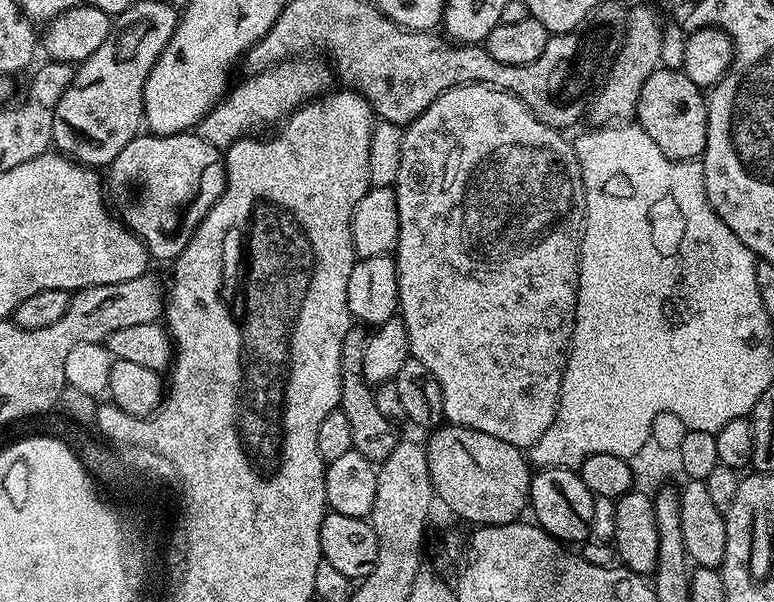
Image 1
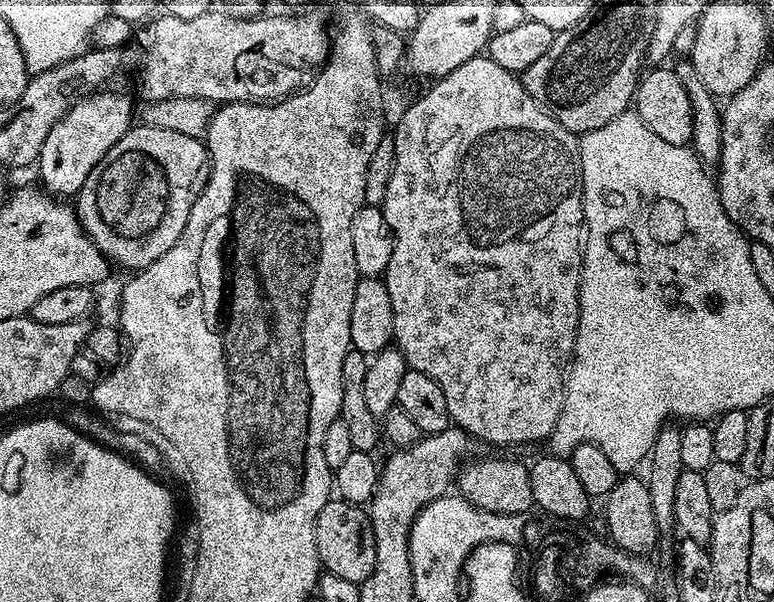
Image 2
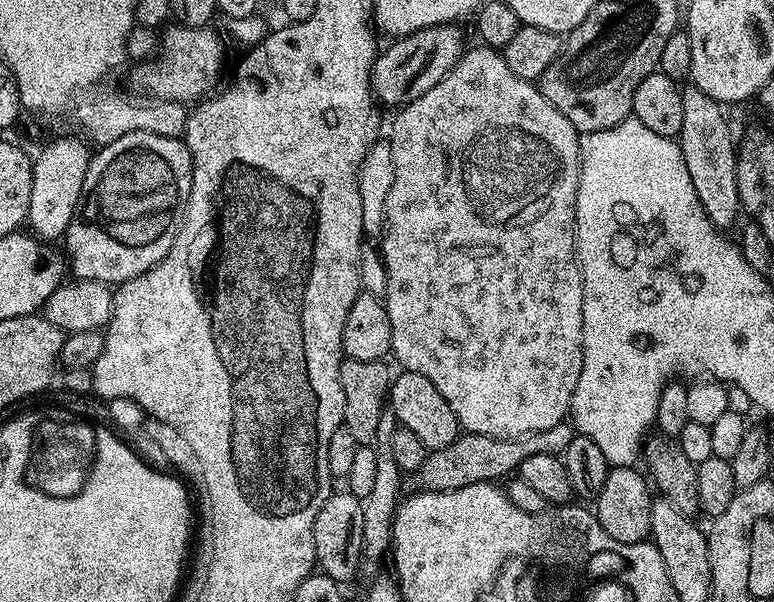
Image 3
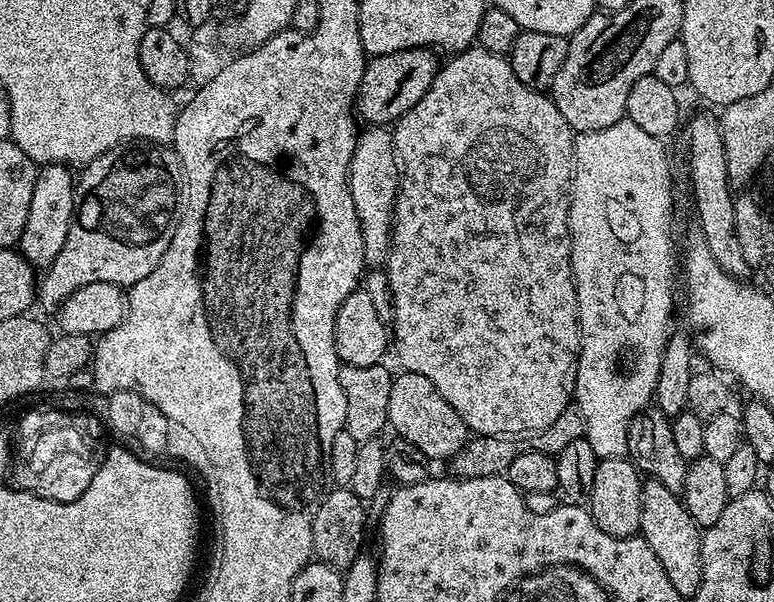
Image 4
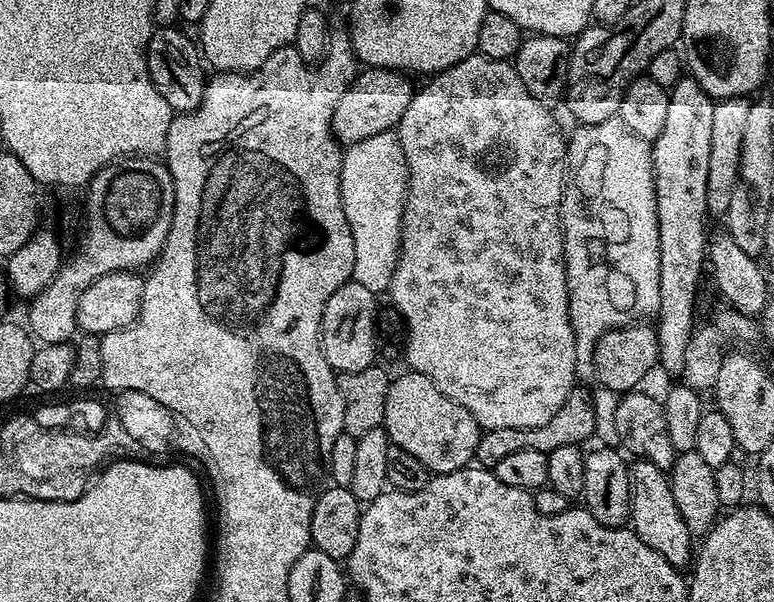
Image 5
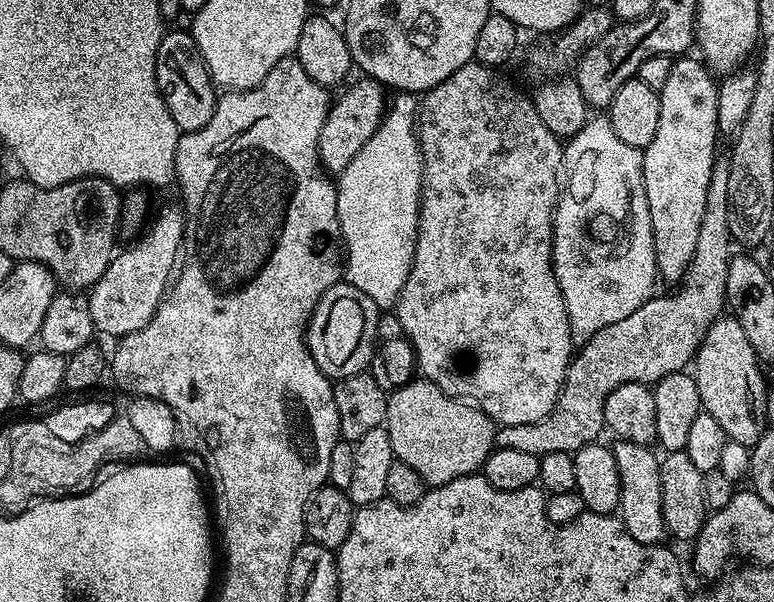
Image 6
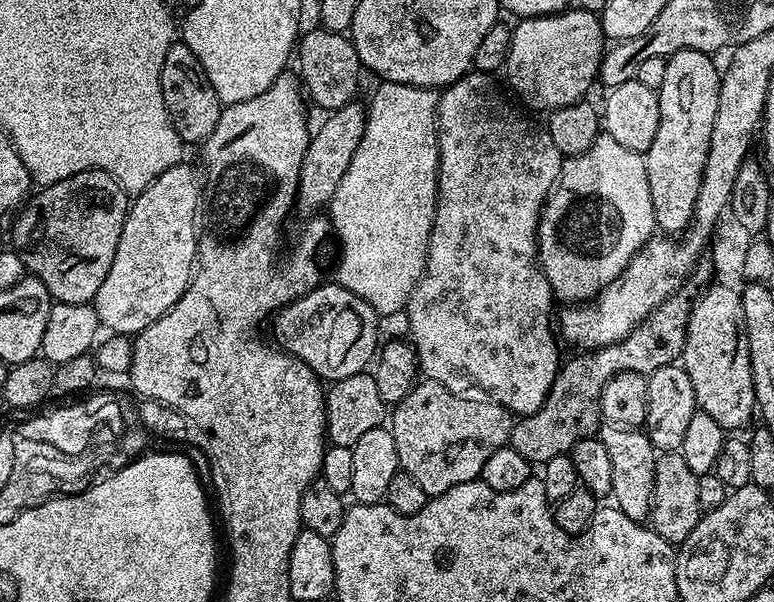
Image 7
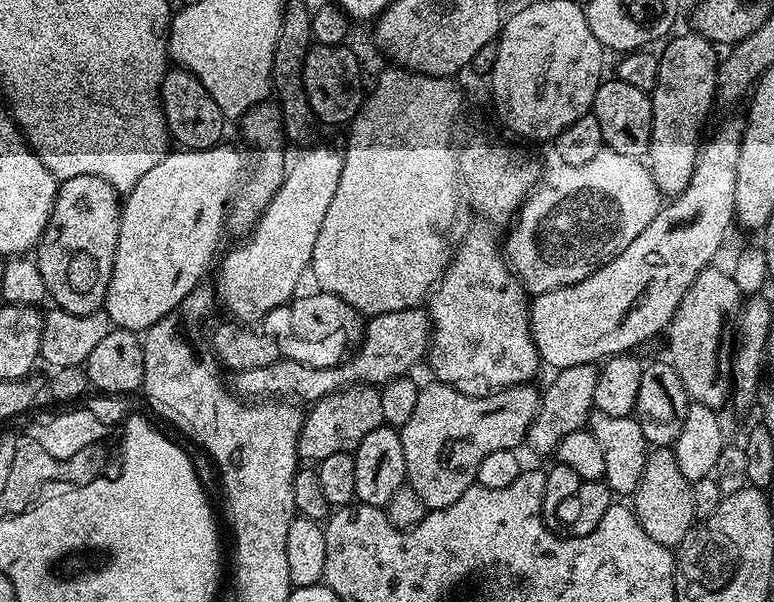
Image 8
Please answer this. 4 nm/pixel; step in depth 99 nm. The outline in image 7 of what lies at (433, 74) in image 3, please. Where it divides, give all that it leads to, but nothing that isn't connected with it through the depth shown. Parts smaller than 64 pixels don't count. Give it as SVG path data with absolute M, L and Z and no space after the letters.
M353 102L333 108L325 116L328 117L321 122L320 129L311 133L300 171L298 200L301 205L304 203L308 208L316 208L312 210L320 210L323 204L325 207L338 190L338 182L342 182L342 174L346 174L350 158L354 158L354 150L358 150L358 142L362 142L368 113L363 103Z

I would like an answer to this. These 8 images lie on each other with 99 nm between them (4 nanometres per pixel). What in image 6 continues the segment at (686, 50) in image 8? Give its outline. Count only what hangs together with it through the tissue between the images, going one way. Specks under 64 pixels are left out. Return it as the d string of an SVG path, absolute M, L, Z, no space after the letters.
M680 58L675 61L670 70L670 76L666 80L666 84L660 89L660 113L658 114L658 134L654 134L654 142L650 142L648 148L643 149L644 154L644 189L646 190L646 202L650 210L650 226L652 227L652 235L656 237L656 271L661 281L664 280L668 286L676 286L681 283L682 278L688 272L692 259L694 258L694 246L698 246L696 239L696 228L702 226L702 214L704 213L704 190L710 186L710 174L714 163L714 155L712 156L712 132L717 131L716 123L718 122L718 98L716 97L717 81L714 79L713 73L699 59L684 60L688 58Z

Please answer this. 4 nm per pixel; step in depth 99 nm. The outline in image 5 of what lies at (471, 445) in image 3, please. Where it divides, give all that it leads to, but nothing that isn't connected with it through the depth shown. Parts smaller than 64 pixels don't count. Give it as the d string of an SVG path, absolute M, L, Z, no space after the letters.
M574 390L568 395L562 410L558 410L558 414L554 414L554 418L546 422L546 426L507 428L506 430L487 429L481 435L476 447L475 463L479 467L492 470L498 462L502 462L502 458L506 458L506 454L515 454L517 450L542 450L549 453L558 450L558 446L583 445L584 440L593 439L596 431L596 411L592 409L589 393L580 391Z

